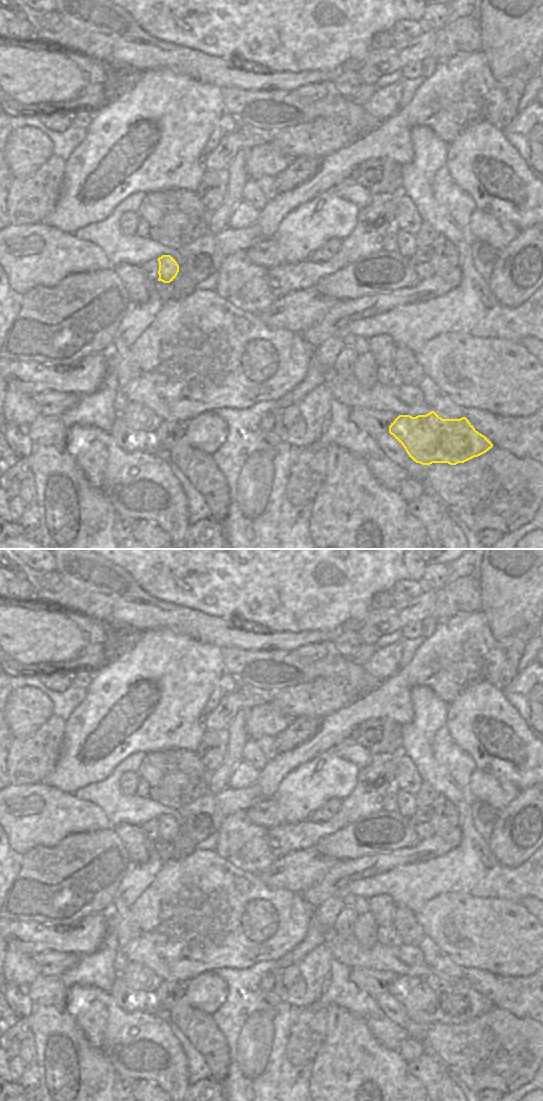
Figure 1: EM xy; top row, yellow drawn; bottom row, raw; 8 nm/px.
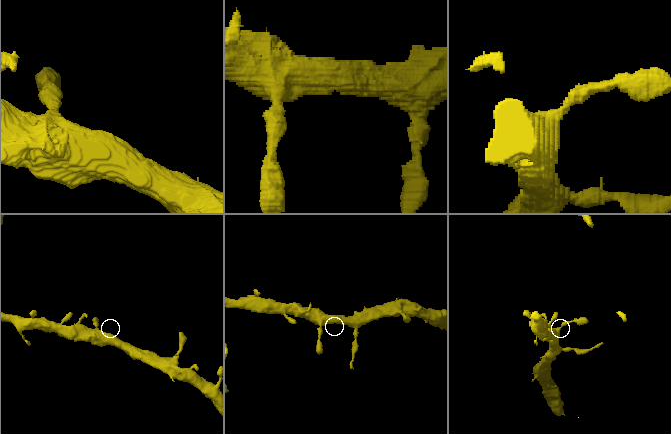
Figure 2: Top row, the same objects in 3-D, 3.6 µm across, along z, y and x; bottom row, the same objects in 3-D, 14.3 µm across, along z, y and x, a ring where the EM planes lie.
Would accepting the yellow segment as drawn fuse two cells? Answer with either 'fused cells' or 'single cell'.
single cell

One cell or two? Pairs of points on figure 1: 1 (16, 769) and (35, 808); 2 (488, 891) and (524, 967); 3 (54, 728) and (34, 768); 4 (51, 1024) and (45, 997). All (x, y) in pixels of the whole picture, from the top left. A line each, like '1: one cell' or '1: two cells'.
1: two cells
2: two cells
3: one cell
4: one cell

